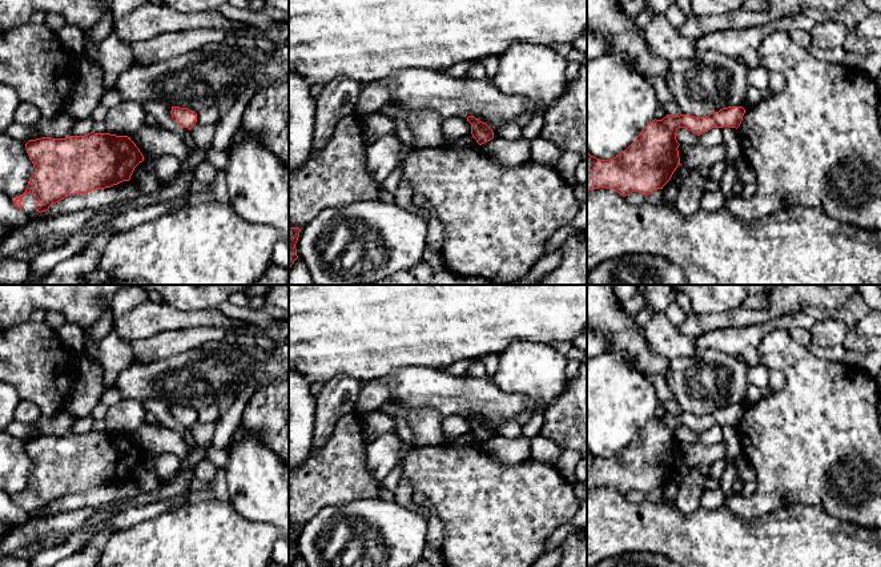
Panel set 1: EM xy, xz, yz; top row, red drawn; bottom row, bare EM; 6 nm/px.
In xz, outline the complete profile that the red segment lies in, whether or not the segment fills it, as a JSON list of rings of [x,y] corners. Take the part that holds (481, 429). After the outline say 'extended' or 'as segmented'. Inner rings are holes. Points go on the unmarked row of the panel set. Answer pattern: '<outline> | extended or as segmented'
[[[468,414],[467,419],[471,422],[471,433],[479,443],[494,437],[494,430],[486,421],[479,419],[474,414]]] | as segmented

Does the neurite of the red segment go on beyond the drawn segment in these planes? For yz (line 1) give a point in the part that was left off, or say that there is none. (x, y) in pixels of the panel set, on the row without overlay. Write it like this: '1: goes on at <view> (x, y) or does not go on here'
1: does not go on here

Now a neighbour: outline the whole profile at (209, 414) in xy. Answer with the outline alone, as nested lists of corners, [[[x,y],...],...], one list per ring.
[[[218,405],[206,406],[197,411],[196,423],[216,423],[218,421],[218,417],[220,417]]]

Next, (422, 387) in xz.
[[[403,366],[375,379],[390,385],[391,401],[399,405],[406,403],[415,409],[431,409],[443,418],[452,415],[467,418],[468,414],[474,414],[492,427],[494,435],[499,434],[499,427],[504,421],[516,419],[518,415],[527,411],[538,413],[530,399],[520,394],[503,391],[486,377],[452,375],[442,369]]]

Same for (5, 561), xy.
[[[11,554],[0,556],[0,567],[31,567],[31,564],[28,559]]]

